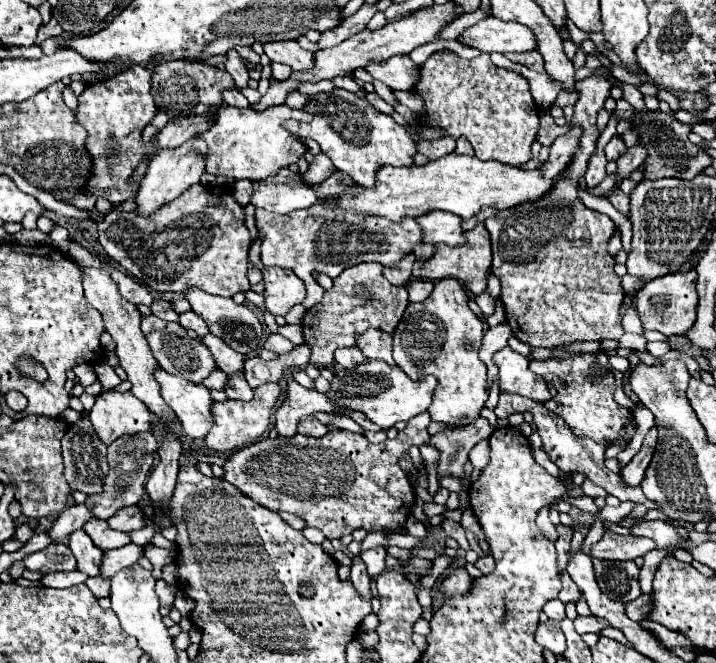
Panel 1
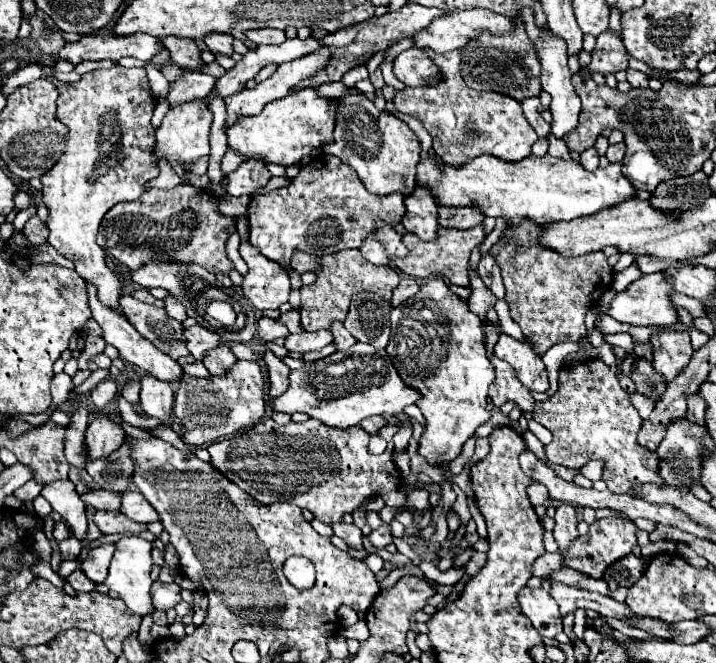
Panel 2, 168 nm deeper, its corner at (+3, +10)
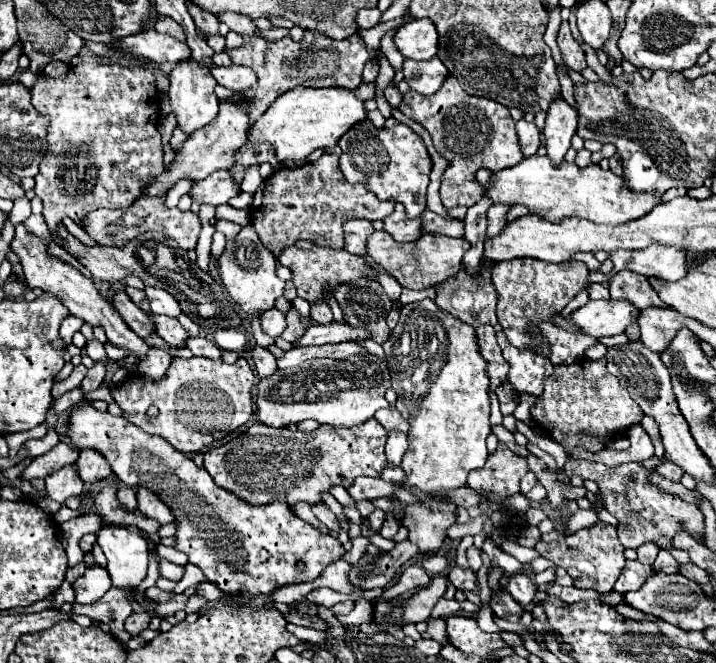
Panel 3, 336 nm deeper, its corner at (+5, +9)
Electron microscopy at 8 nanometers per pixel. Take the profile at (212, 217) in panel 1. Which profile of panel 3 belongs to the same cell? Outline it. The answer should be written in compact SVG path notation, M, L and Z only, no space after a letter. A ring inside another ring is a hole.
M143 195L131 207L127 207L125 211L117 211L117 209L93 211L93 213L85 215L85 227L83 229L99 245L109 245L109 247L125 247L139 233L159 231L159 233L175 239L181 249L185 249L185 251L195 249L197 235L201 231L199 217L195 213L191 213L191 211L181 213L177 207L175 209L165 209L163 201L165 201L165 197L147 197L147 195Z

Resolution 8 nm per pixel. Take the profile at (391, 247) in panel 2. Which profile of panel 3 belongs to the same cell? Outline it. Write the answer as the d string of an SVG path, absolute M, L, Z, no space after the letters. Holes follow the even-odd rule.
M349 219L345 221L345 251L353 255L365 255L365 241L375 231L367 219Z

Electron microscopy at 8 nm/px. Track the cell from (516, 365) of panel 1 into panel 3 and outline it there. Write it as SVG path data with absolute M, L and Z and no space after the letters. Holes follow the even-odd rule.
M503 331L497 333L497 343L503 351L505 361L509 363L507 381L523 393L541 395L543 381L553 373L553 365L549 359L541 359L541 355L533 355L533 351L521 351L513 347Z

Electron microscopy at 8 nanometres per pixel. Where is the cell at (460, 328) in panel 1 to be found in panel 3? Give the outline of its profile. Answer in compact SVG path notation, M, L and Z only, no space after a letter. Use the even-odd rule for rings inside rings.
M433 299L403 305L397 327L383 343L387 355L387 367L391 371L393 389L397 391L397 411L409 421L409 449L401 459L405 471L403 485L417 487L417 505L407 505L401 511L401 525L409 531L407 539L419 547L421 553L435 553L441 549L447 529L455 523L457 505L443 499L439 493L459 489L467 485L467 475L473 469L481 469L487 459L485 439L491 433L489 423L489 377L485 373L485 359L479 355L475 329L461 323L453 315L441 311Z

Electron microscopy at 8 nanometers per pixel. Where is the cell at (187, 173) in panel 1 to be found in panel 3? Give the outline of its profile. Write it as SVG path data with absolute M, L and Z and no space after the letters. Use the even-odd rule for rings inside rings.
M185 59L185 61L179 61L177 67L171 71L169 81L171 81L169 99L171 99L171 107L177 115L177 125L185 133L191 135L193 131L197 131L203 125L211 123L211 119L217 115L217 109L219 109L219 101L217 101L215 91L213 91L217 81L213 79L211 71L195 59Z

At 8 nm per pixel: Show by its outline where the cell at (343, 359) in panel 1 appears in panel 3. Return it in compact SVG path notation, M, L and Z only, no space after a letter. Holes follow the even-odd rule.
M313 303L311 305L311 317L317 323L331 323L333 321L333 313L331 313L327 303Z

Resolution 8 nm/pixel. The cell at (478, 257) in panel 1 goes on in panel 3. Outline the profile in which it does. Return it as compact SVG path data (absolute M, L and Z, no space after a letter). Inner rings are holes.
M375 231L367 239L365 249L367 249L367 255L379 267L383 267L395 281L399 281L401 287L419 291L453 277L461 269L461 259L463 259L463 253L469 249L469 243L463 237L455 239L455 237L445 237L437 233L425 233L421 235L421 239L415 239L413 243L397 243L389 233Z

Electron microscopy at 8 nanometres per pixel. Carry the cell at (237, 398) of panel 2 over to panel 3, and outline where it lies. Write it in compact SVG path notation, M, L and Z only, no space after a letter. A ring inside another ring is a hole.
M191 357L191 359L173 359L169 365L169 371L165 373L165 379L159 379L153 383L151 379L145 379L141 373L127 375L123 383L115 385L111 391L113 401L121 407L123 417L137 425L139 429L163 437L171 447L175 447L181 453L203 453L207 451L215 441L223 439L227 433L235 431L237 427L245 425L251 415L253 415L253 401L251 401L251 389L253 389L253 371L247 363L247 359L237 359L233 365L223 363L223 361L213 361L213 359L201 359L201 357ZM155 405L159 409L157 417L149 417L147 409Z

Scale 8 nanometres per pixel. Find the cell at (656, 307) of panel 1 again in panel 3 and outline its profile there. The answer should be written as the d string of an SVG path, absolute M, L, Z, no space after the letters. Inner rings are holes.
M589 301L575 313L571 313L571 321L585 335L595 339L599 337L615 337L623 333L623 329L639 317L639 311L629 301Z

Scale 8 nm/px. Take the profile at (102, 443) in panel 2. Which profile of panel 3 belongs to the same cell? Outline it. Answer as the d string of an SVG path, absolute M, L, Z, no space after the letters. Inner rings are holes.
M85 449L81 451L79 459L77 459L77 471L79 477L85 483L95 483L95 481L103 481L111 475L111 467L109 463L103 459L103 455L99 455L93 449Z

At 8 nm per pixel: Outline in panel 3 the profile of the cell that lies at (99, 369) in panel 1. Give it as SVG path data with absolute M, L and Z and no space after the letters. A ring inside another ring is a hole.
M97 339L87 341L85 351L87 351L87 355L89 355L93 361L103 361L103 363L107 361L107 353L105 353L105 349L103 349L103 343L99 343Z

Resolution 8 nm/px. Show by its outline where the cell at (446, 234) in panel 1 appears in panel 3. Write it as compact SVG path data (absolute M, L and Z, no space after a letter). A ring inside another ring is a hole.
M399 203L395 205L393 215L389 215L389 219L383 219L383 223L383 229L395 241L415 241L421 237L421 219L409 219Z

